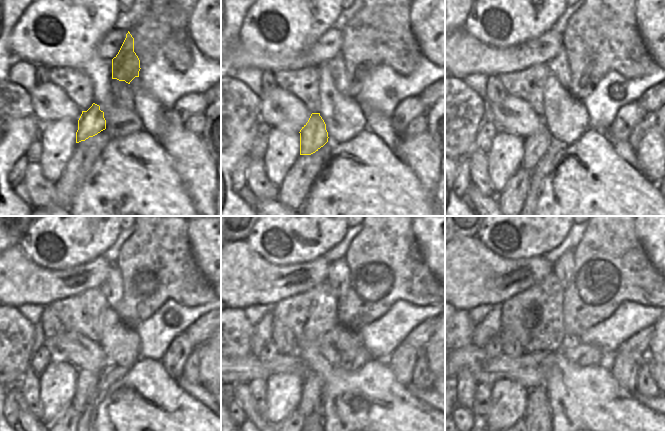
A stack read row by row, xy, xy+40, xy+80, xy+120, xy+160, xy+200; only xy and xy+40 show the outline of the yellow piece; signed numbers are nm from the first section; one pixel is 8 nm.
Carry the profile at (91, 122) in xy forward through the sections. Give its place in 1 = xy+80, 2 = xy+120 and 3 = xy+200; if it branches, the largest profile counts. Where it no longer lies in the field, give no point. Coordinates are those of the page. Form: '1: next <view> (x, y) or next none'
1: next xy+80 (536, 145)
2: next xy+120 (87, 382)
3: next xy+200 (538, 418)

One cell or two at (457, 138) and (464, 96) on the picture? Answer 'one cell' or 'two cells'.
one cell

